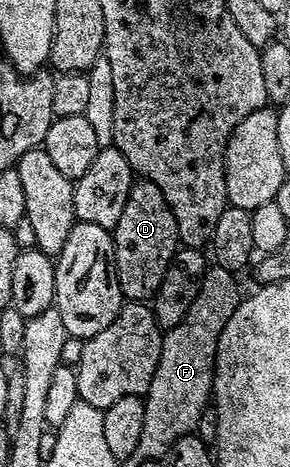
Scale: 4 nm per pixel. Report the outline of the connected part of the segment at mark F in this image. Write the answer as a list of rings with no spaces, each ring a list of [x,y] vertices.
[[[216,265],[208,268],[192,307],[181,323],[166,332],[157,373],[153,375],[143,403],[147,429],[184,429],[190,434],[208,408],[213,397],[216,345],[225,323],[241,300],[234,277],[225,268]]]

